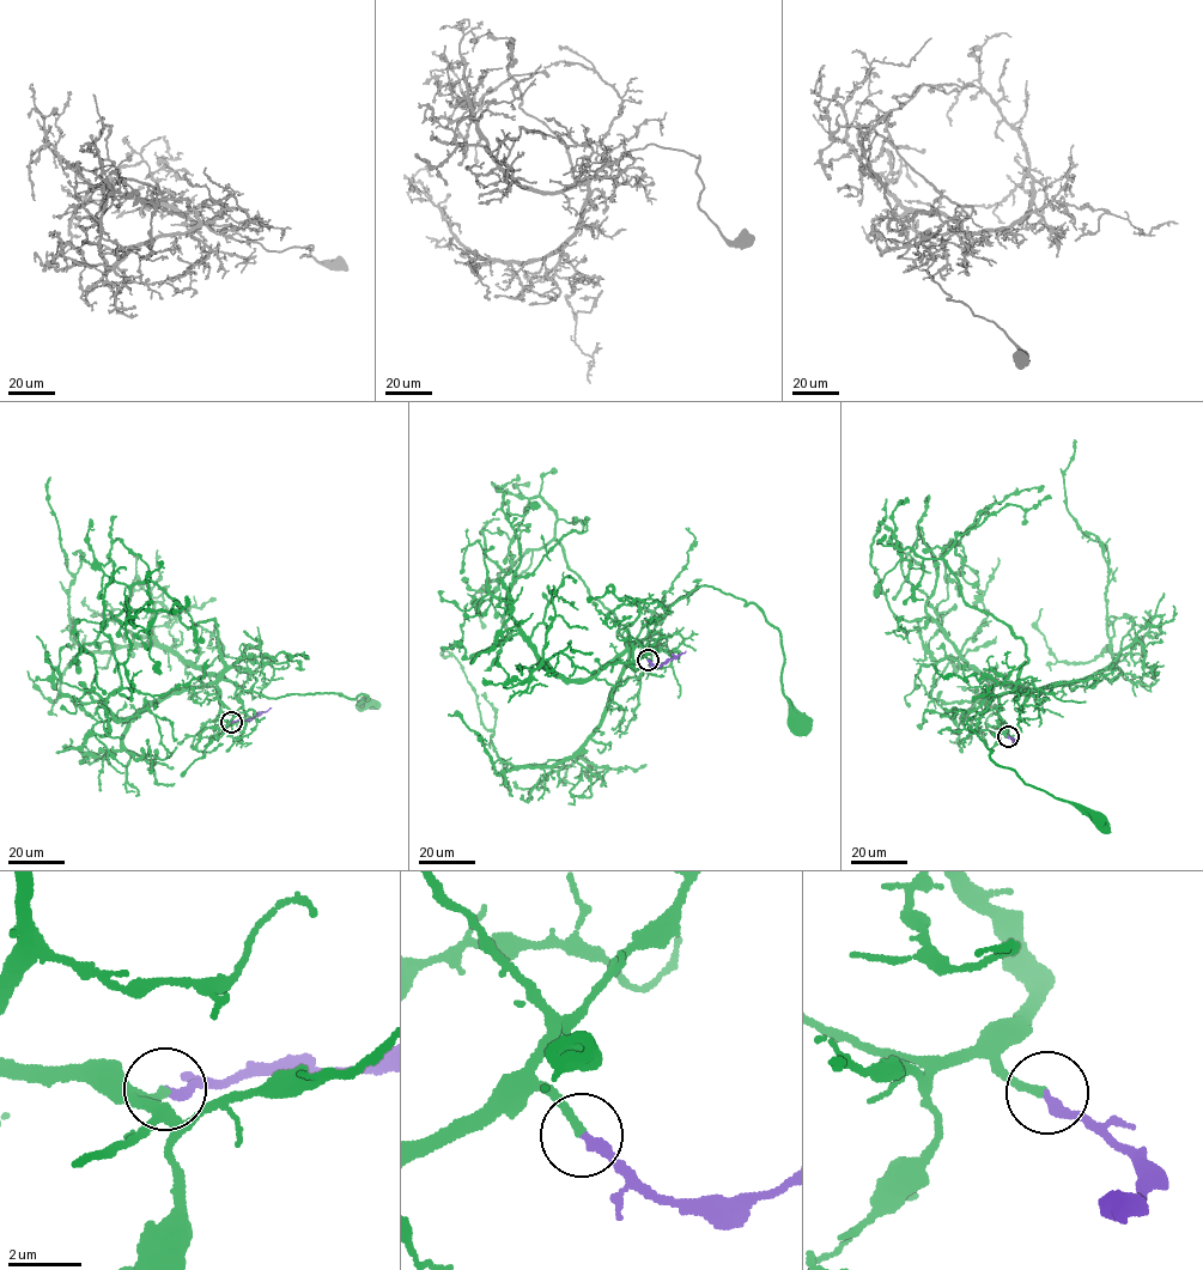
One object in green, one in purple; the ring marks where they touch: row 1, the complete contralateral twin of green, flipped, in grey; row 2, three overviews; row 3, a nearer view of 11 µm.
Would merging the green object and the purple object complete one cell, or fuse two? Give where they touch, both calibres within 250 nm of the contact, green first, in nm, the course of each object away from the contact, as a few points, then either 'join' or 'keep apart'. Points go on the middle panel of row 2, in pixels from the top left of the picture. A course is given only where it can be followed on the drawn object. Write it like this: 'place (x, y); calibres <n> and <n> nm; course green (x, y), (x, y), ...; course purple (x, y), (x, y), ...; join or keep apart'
place (648, 660); calibres 240 and 280 nm; course green (648, 660), (633, 660), (630, 638), (629, 648), (692, 590), (718, 589), (779, 631), (795, 719); course purple (648, 660), (655, 664), (663, 664), (686, 651); join

